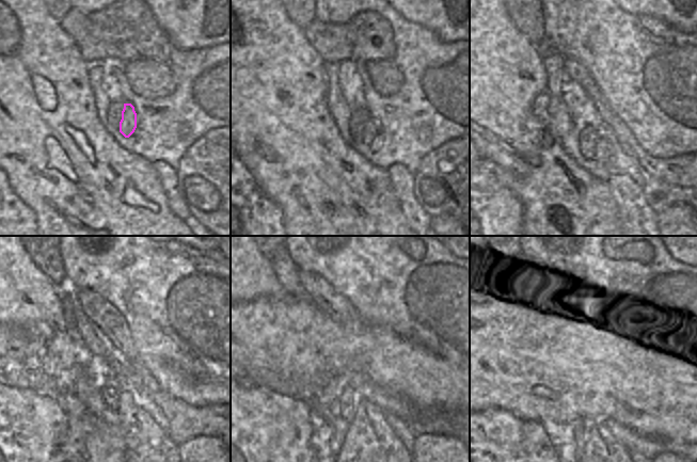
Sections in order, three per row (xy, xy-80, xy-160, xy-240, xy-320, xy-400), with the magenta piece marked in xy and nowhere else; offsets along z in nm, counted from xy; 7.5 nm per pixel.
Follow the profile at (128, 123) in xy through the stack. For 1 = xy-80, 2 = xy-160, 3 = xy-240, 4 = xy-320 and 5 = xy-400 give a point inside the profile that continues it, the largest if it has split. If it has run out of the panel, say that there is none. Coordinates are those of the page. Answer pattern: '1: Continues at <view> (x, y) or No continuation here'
1: Continues at xy-80 (368, 127)
2: Continues at xy-160 (603, 150)
3: Continues at xy-240 (149, 452)
4: Continues at xy-320 (371, 452)
5: Continues at xy-400 (602, 452)

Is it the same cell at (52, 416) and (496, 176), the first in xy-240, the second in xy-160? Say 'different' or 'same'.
same

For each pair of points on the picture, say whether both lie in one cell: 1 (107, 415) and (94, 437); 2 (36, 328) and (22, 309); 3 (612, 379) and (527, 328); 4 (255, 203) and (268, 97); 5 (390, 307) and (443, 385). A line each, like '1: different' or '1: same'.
1: different
2: different
3: same
4: different
5: different

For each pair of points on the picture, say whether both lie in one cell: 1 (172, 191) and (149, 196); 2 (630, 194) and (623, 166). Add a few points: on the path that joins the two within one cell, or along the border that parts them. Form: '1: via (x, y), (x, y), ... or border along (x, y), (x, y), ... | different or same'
1: border along (155, 170), (165, 194), (168, 206), (176, 216) | different
2: border along (606, 179), (612, 174), (627, 174), (642, 187) | different

